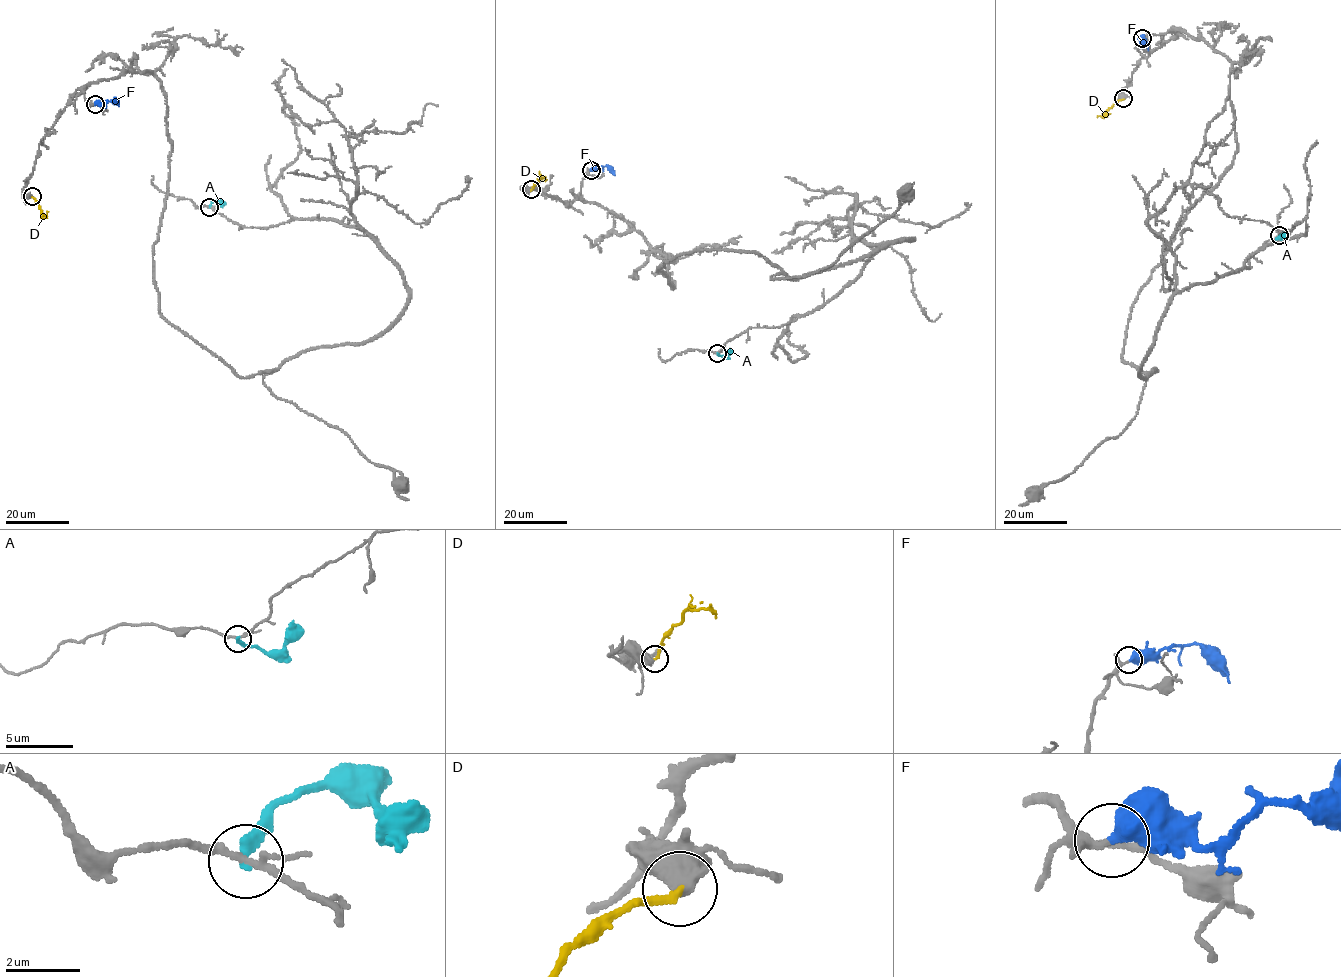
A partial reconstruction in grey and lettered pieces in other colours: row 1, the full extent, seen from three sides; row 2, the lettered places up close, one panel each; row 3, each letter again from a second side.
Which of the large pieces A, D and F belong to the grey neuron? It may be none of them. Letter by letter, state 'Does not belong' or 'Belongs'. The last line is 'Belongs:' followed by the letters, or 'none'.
A: Does not belong
D: Does not belong
F: Belongs
Belongs: F

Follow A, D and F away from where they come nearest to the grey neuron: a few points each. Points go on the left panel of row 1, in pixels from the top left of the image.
A: (209, 207), (218, 201), (223, 206)
D: (33, 197), (40, 210), (41, 221)
F: (95, 104), (112, 101), (118, 105)

